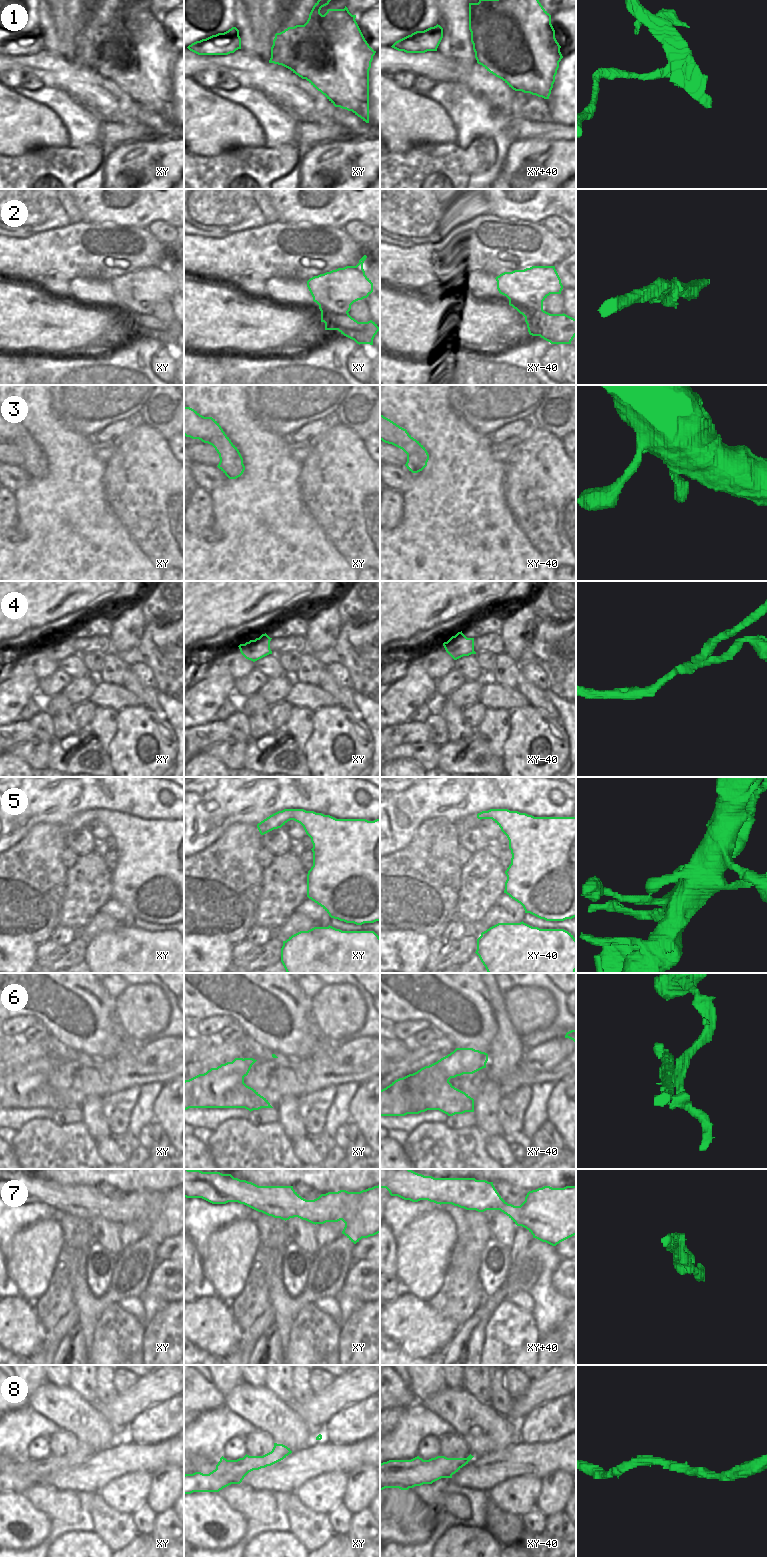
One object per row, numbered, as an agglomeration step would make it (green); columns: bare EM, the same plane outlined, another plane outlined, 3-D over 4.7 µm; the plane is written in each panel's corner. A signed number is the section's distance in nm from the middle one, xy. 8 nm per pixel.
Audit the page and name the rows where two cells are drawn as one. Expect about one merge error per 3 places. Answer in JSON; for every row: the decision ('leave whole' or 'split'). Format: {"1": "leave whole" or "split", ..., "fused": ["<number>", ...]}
{"1": "split", "2": "split", "3": "leave whole", "4": "split", "5": "leave whole", "6": "split", "7": "leave whole", "8": "leave whole", "fused": ["1", "2", "4", "6"]}

